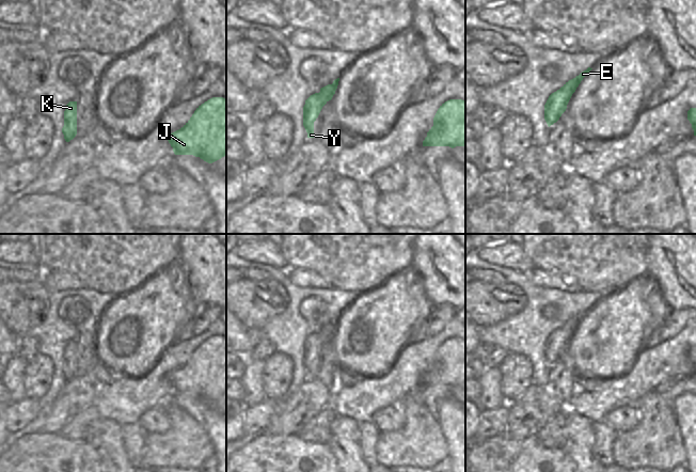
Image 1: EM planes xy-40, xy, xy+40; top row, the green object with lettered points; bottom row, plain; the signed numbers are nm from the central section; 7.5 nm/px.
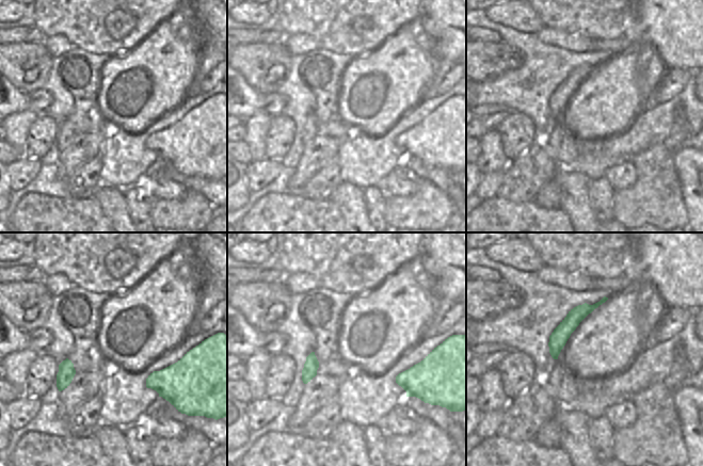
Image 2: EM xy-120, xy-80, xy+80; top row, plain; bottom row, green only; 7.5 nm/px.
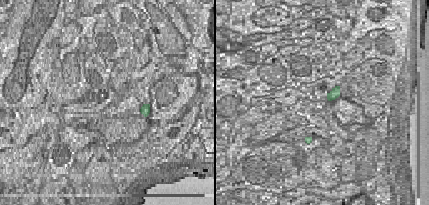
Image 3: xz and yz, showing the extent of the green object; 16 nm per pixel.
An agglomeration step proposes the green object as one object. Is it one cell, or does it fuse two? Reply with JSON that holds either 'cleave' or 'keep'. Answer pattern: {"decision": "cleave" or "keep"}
{"decision": "keep"}

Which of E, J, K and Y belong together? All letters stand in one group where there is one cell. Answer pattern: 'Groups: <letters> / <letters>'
Groups: E J K Y

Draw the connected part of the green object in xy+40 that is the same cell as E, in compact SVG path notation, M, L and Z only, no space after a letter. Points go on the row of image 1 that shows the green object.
M588 67L586 70L582 72L579 76L566 82L559 90L549 96L544 105L544 120L549 127L556 123L561 114L566 111L567 105L572 94L575 92L583 78L591 69L592 68Z

